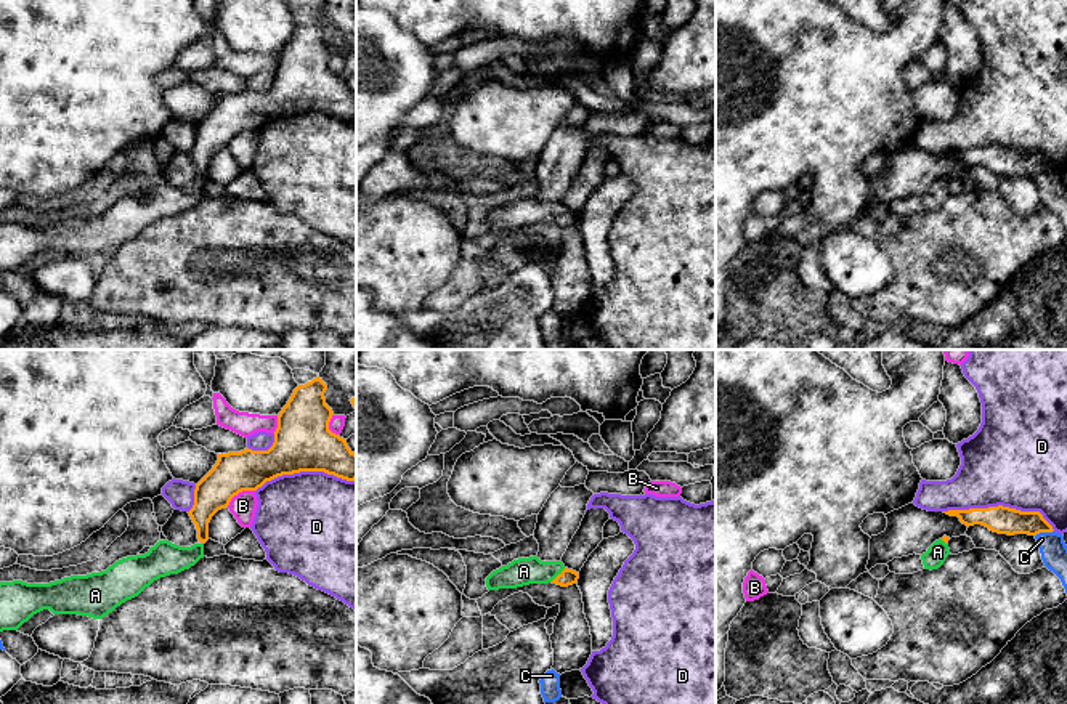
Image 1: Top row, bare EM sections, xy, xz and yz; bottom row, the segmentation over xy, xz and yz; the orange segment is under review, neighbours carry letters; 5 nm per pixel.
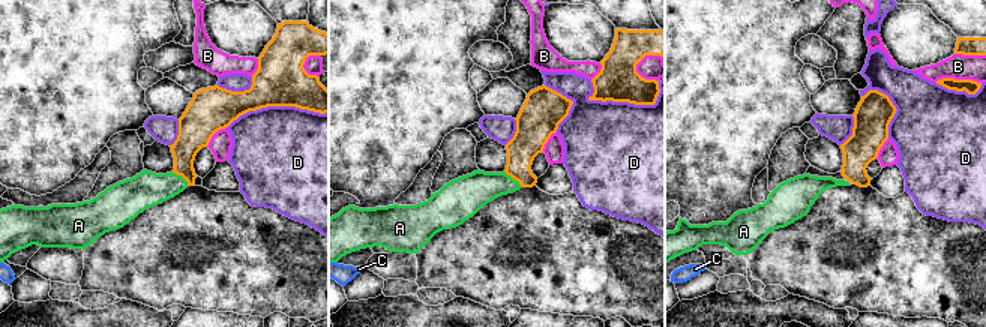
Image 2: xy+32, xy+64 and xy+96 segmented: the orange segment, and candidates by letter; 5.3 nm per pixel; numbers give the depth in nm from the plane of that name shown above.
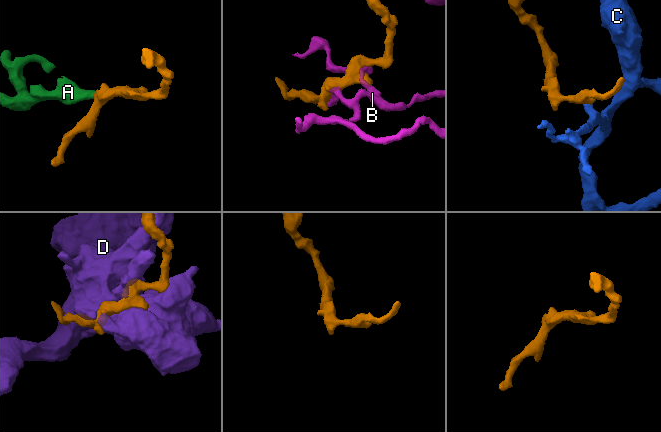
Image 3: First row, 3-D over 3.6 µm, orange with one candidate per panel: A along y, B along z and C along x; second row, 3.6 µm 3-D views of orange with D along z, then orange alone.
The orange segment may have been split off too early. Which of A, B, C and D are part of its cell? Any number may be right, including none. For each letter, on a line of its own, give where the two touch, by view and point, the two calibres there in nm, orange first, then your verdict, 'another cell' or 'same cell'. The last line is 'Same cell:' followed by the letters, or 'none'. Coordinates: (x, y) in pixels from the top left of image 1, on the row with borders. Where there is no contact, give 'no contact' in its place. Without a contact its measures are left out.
A: meets orange in xz at (559, 574); 80 nm thick on the orange side, 140 nm on the other; same cell
B: meets orange in xy at (239, 491); 200 nm thick on the orange side, 130 nm on the other; another cell
C: meets orange in yz at (1043, 531); 140 nm thick on the orange side, 140 nm on the other; another cell
D: meets orange in yz at (1000, 505); 140 nm thick on the orange side, 480 nm on the other; another cell
Same cell: A

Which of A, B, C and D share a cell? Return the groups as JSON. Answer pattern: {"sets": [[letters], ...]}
{"sets": [["A"], ["B"], ["C"], ["D"]]}

